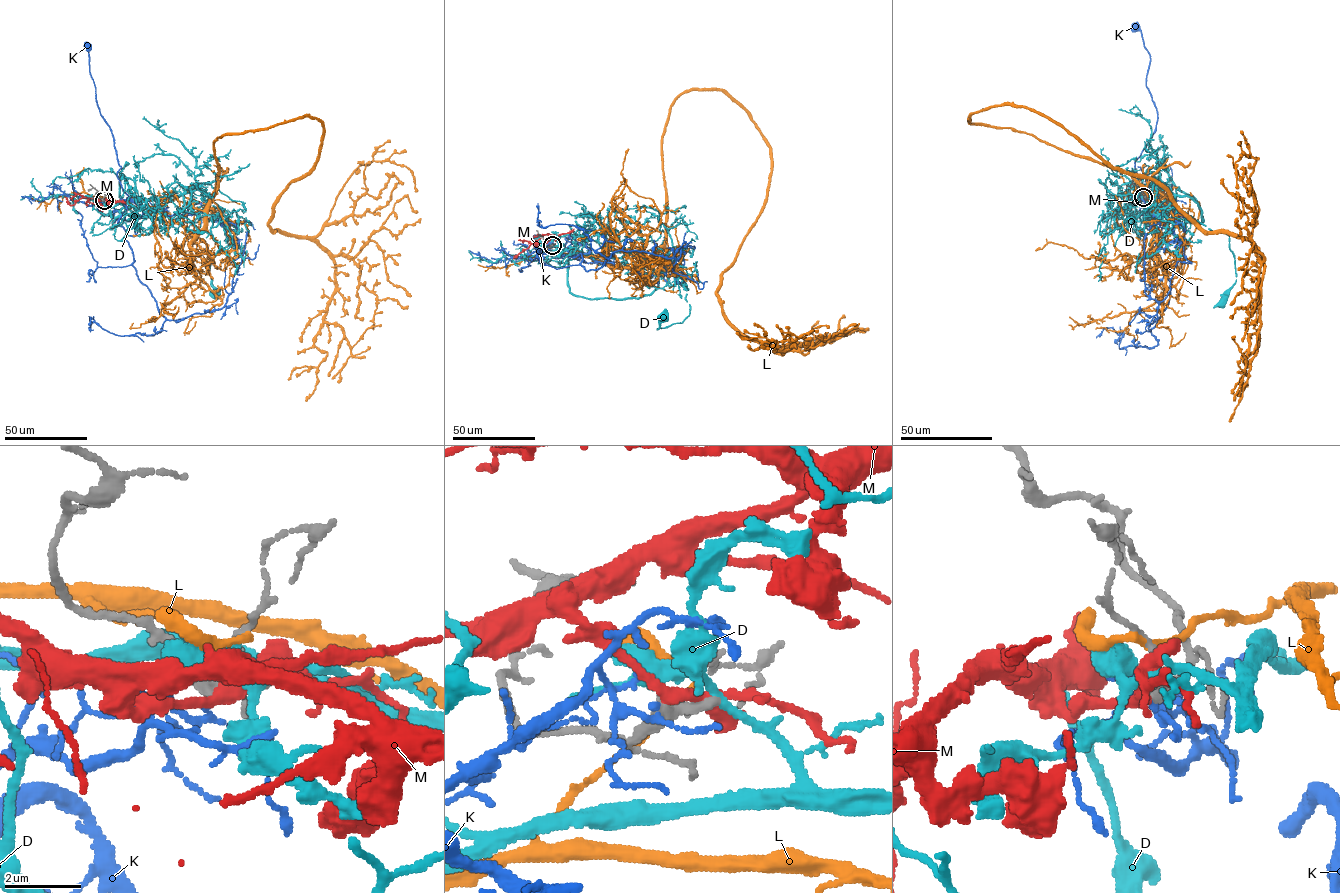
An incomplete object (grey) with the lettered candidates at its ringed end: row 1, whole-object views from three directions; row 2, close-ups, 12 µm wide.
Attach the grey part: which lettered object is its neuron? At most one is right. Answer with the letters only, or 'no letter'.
no letter

